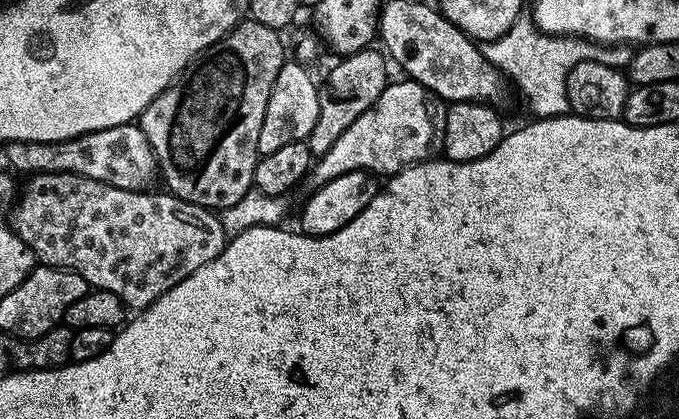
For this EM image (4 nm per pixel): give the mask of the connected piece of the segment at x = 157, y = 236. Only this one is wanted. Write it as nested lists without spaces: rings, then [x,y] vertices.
[[[38,172],[29,180],[32,181],[25,188],[23,185],[22,195],[15,207],[11,209],[11,211],[13,210],[12,220],[10,219],[12,231],[18,234],[18,238],[22,238],[22,242],[26,242],[26,246],[34,253],[41,265],[49,268],[69,268],[71,272],[77,272],[93,289],[118,294],[118,298],[123,304],[132,310],[149,308],[155,300],[162,298],[162,294],[166,294],[166,290],[178,286],[178,282],[182,282],[182,278],[190,278],[190,274],[194,274],[194,270],[198,270],[198,266],[206,266],[206,262],[218,258],[218,254],[226,243],[224,227],[221,226],[220,217],[215,211],[202,206],[194,206],[185,200],[179,200],[164,190],[159,190],[160,192],[148,192],[149,190],[132,192],[129,188],[119,188],[113,184],[98,182],[94,178],[86,178],[73,172]]]

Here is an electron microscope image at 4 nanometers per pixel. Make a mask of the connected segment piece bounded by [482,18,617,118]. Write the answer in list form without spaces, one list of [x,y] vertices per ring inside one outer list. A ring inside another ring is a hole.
[[[528,18],[516,20],[506,34],[487,41],[482,51],[486,62],[493,64],[501,77],[509,76],[516,83],[517,90],[524,95],[529,110],[533,112],[531,115],[536,118],[562,116],[569,111],[568,97],[562,94],[562,81],[578,62],[597,60],[603,64],[617,63],[615,47],[601,46],[575,36],[549,36]]]

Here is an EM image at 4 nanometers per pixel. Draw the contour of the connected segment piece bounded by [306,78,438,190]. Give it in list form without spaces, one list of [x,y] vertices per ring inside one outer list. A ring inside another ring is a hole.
[[[393,79],[386,85],[380,97],[374,102],[374,106],[370,106],[366,114],[358,114],[358,118],[342,134],[342,138],[338,138],[338,142],[334,142],[334,146],[313,163],[312,171],[306,177],[309,189],[315,190],[326,186],[326,182],[351,172],[366,172],[380,178],[387,178],[395,172],[401,172],[403,168],[408,168],[411,164],[419,164],[420,161],[429,159],[435,153],[432,152],[435,148],[437,151],[438,112],[436,116],[436,108],[432,105],[434,103],[432,93],[422,87],[417,80],[399,79]]]

